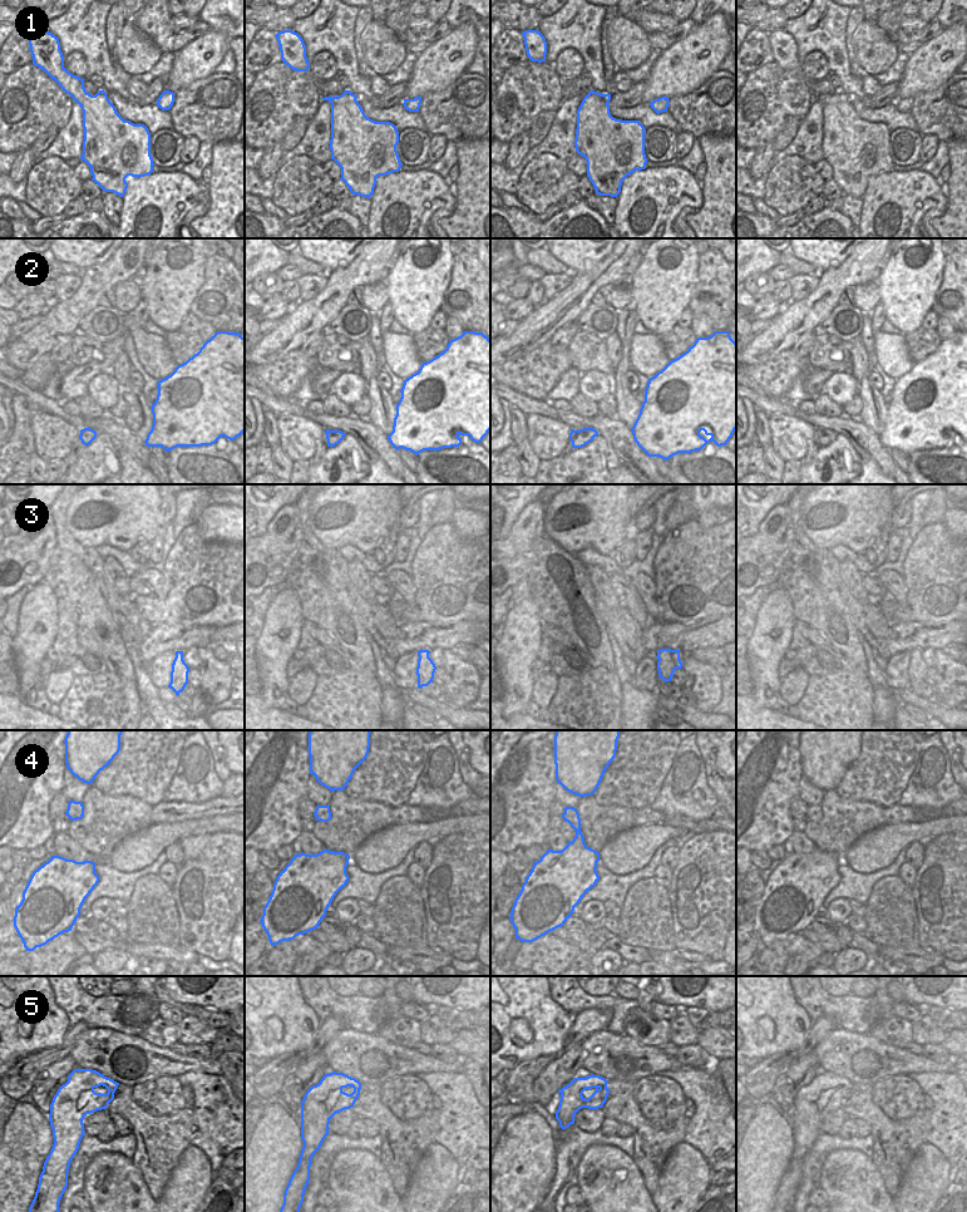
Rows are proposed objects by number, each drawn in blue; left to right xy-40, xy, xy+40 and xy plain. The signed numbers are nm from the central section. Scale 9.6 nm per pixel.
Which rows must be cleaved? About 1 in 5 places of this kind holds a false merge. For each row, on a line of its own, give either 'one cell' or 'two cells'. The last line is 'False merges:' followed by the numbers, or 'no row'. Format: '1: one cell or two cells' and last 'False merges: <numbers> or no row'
1: one cell
2: one cell
3: one cell
4: one cell
5: one cell
False merges: no row

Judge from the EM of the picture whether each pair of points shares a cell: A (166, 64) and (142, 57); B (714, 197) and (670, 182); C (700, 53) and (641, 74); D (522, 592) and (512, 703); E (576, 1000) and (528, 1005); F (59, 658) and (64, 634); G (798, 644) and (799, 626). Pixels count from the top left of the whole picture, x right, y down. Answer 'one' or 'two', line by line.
A: two
B: two
C: two
D: two
E: two
F: one
G: one

